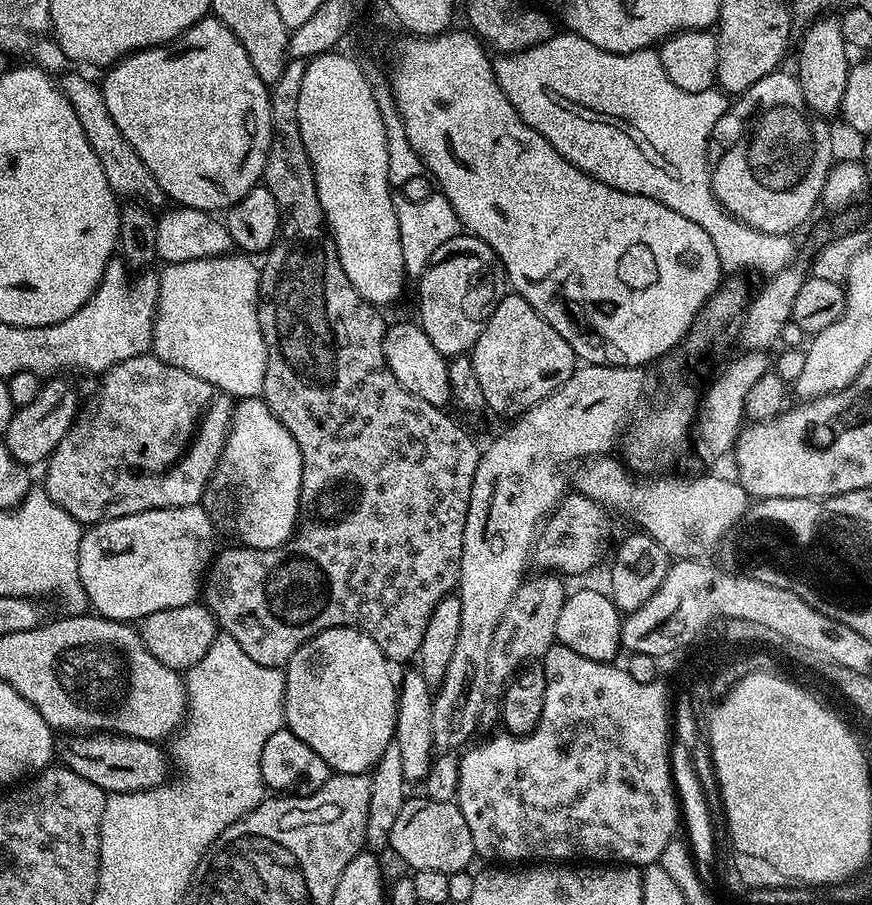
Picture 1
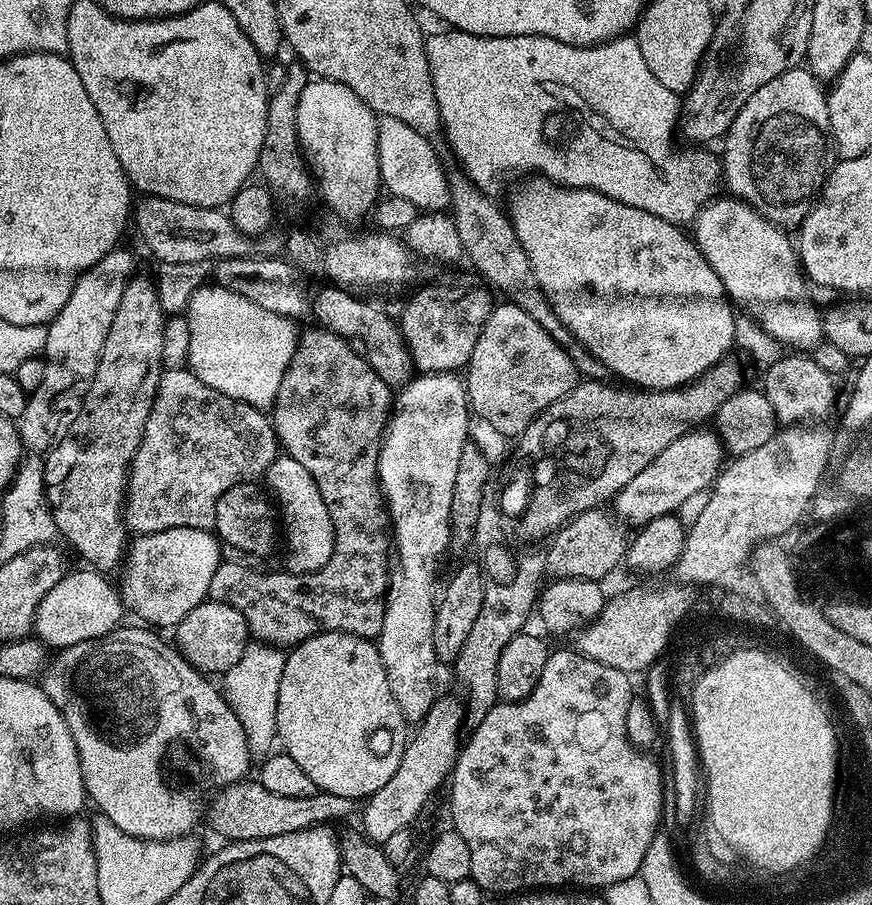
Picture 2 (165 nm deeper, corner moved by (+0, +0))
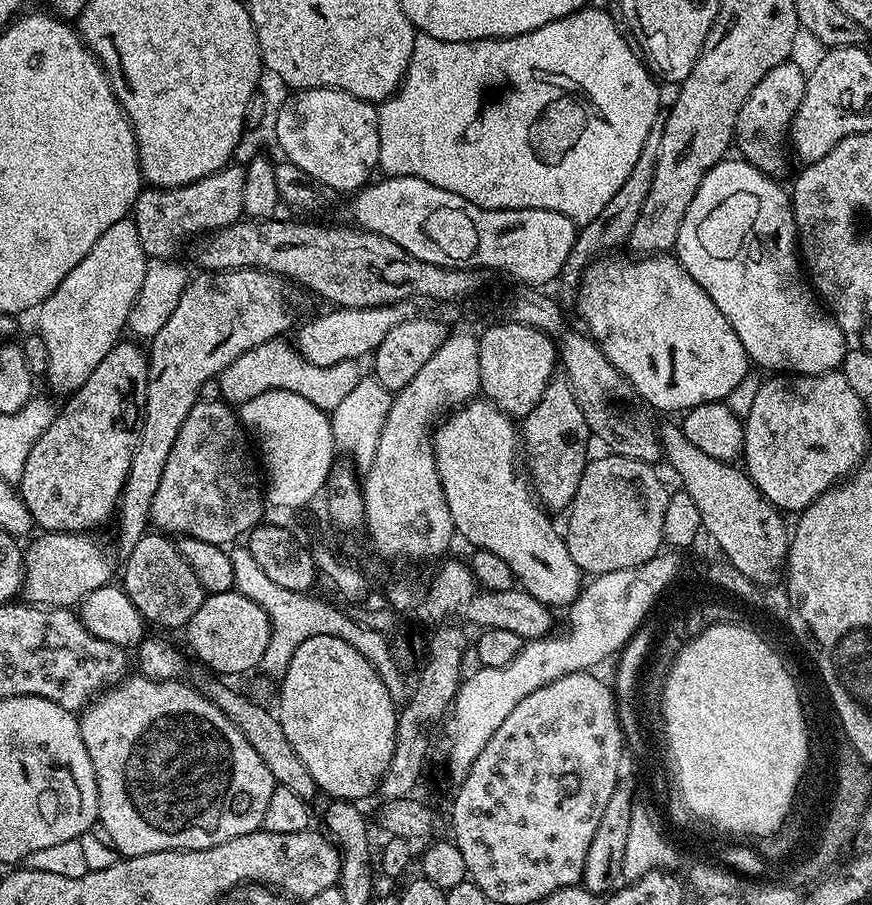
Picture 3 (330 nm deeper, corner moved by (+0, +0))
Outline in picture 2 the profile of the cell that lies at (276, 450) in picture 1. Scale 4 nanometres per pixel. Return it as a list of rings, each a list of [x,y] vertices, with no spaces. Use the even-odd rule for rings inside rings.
[[[287,454],[277,455],[276,460],[268,467],[267,480],[276,495],[275,503],[282,517],[283,535],[284,532],[288,535],[288,557],[285,558],[283,567],[293,576],[322,570],[322,566],[330,562],[330,554],[334,554],[334,526],[330,522],[330,510],[326,510],[326,502],[322,502],[318,482],[310,478],[310,470],[306,470],[302,462]]]

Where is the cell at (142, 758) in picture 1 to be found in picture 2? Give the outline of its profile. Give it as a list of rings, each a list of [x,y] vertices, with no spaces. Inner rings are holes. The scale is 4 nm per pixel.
[[[245,778],[230,786],[220,789],[211,797],[206,809],[206,824],[209,824],[225,841],[261,840],[262,838],[278,838],[282,834],[294,834],[298,830],[327,825],[328,820],[344,820],[347,816],[355,817],[358,812],[357,801],[342,798],[338,794],[330,794],[317,790],[310,798],[285,798],[282,794],[273,794],[260,784],[259,779]]]

